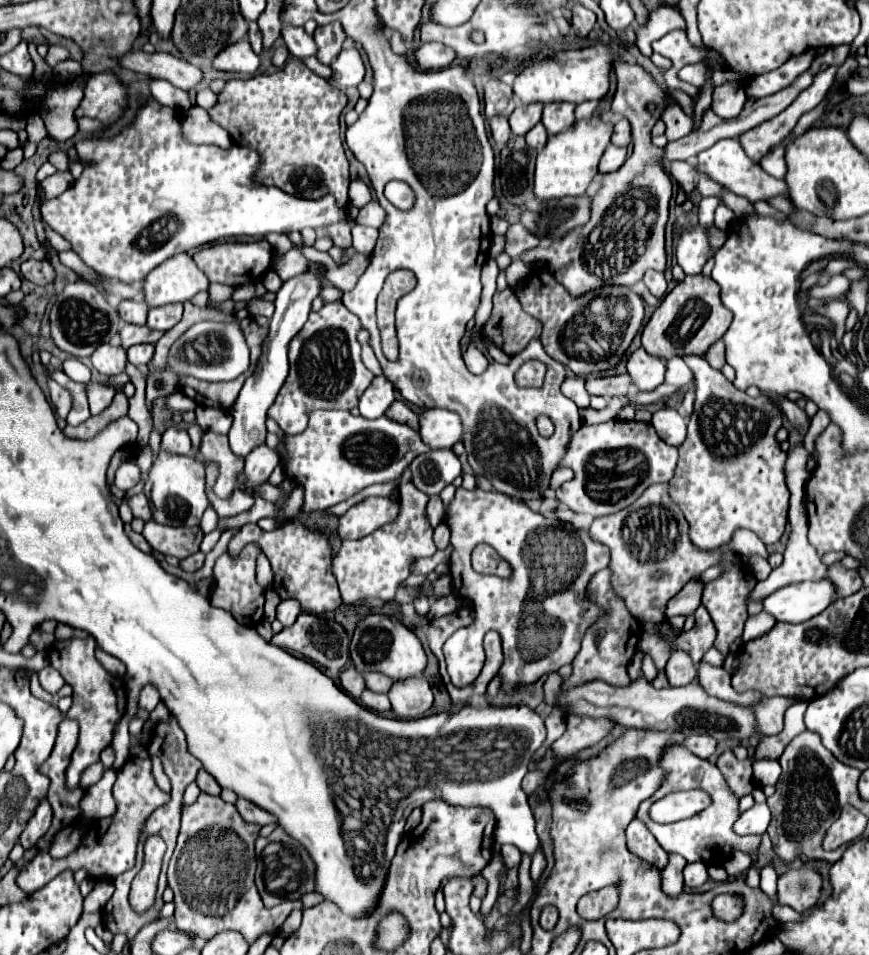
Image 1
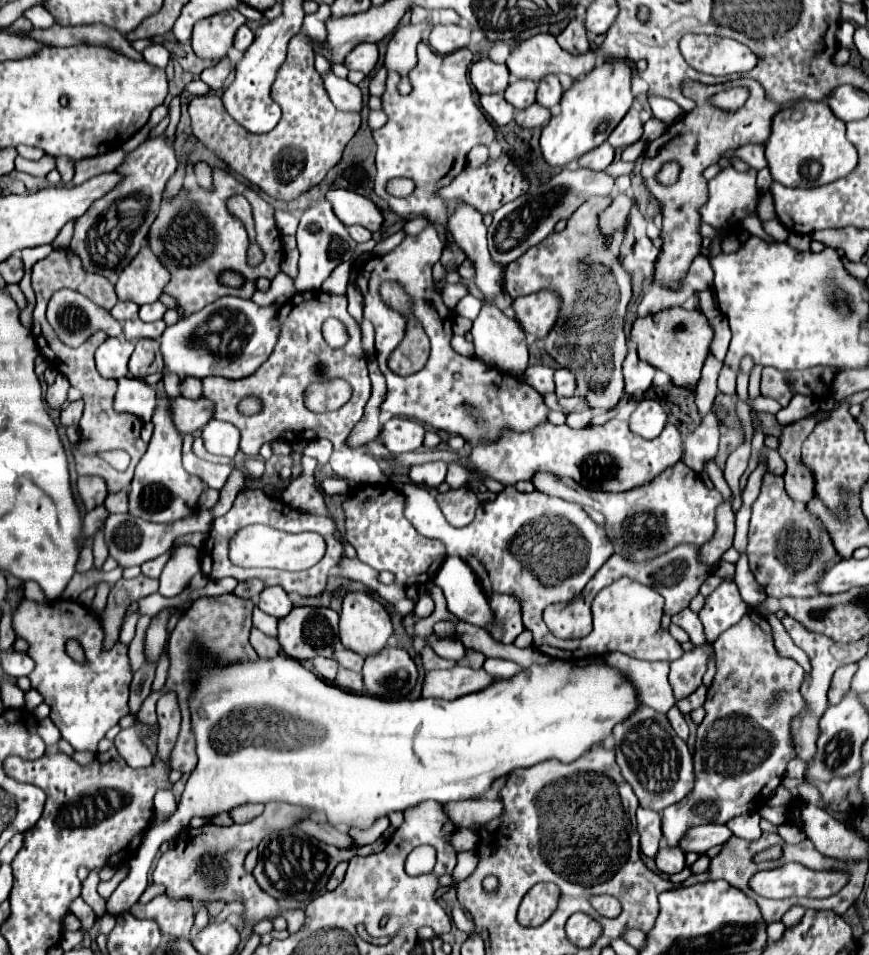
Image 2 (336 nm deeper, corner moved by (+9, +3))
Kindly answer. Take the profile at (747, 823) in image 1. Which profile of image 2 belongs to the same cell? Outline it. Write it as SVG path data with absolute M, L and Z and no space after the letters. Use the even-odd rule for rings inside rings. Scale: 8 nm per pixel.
M701 825L701 827L691 827L687 835L681 841L683 851L695 851L695 853L705 853L715 845L727 843L731 837L731 829L727 825Z

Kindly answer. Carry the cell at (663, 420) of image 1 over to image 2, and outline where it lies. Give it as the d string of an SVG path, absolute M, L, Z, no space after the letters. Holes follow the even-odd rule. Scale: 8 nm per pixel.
M653 399L641 401L629 419L631 431L643 439L655 439L663 431L665 423L667 423L665 409Z

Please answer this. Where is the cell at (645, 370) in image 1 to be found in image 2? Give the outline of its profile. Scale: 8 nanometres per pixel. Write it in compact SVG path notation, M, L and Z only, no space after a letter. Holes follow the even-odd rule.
M631 345L629 353L623 361L623 375L625 375L625 393L639 395L651 387L655 369L637 357L637 349Z

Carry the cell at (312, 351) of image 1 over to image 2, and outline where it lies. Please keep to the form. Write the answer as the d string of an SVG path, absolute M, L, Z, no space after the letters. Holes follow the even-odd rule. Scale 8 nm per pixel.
M307 291L295 293L281 309L279 309L279 339L271 353L271 357L247 379L225 379L225 377L205 377L203 379L203 397L215 403L213 417L221 421L233 423L241 433L241 451L247 457L259 455L259 447L263 443L283 439L289 445L313 441L325 437L333 443L333 455L329 459L331 469L337 477L345 477L351 481L359 481L363 485L387 485L389 479L383 475L379 461L373 457L365 457L363 451L351 449L347 445L347 437L351 429L359 423L363 415L363 407L371 395L371 381L367 375L367 361L361 349L361 331L355 319L347 313L347 297L345 295L329 295L323 291ZM335 317L347 327L349 341L339 347L331 349L323 339L323 323ZM343 379L351 385L353 395L351 401L339 407L337 411L315 413L309 411L303 403L303 395L311 383L317 381L333 381ZM245 397L261 399L261 411L253 415L245 415L239 411L239 403Z

